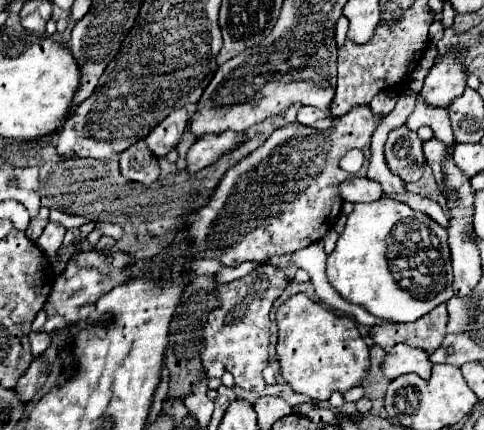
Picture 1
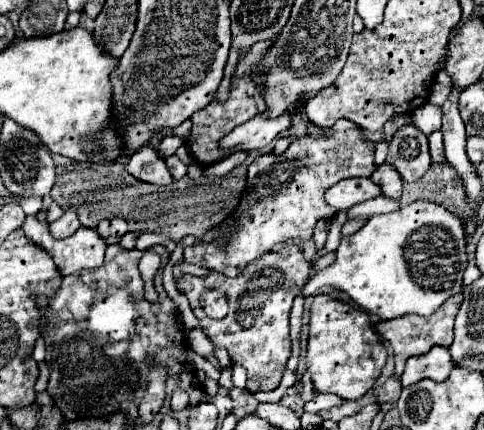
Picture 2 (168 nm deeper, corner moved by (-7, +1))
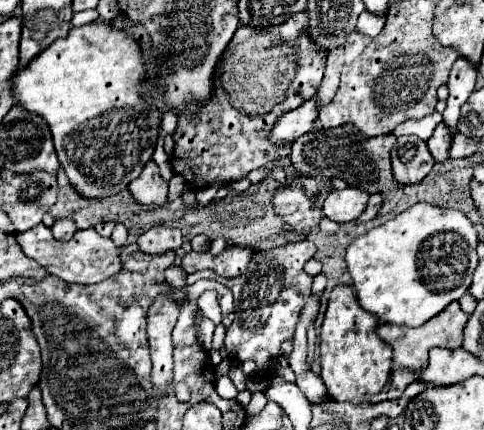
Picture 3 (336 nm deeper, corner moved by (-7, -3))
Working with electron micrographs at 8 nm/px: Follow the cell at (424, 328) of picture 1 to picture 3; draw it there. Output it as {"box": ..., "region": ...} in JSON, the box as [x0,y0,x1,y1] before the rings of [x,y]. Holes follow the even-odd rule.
{"box":[377,301,467,393],"region":[[[457,301],[447,305],[447,309],[437,313],[431,321],[423,323],[421,327],[397,327],[397,325],[389,325],[389,323],[381,323],[377,327],[377,335],[393,349],[391,389],[397,393],[403,393],[405,387],[415,381],[415,373],[427,365],[427,353],[431,347],[449,347],[449,349],[459,347],[465,323],[467,323],[467,313],[459,307]]]}

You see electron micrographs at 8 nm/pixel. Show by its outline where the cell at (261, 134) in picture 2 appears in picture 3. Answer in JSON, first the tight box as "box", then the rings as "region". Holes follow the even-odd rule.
{"box":[267,99,317,143],"region":[[[309,99],[301,107],[283,113],[277,119],[277,123],[273,125],[273,129],[267,135],[267,139],[271,143],[287,143],[287,141],[293,143],[297,137],[309,133],[311,123],[317,117],[317,111],[315,109],[317,109],[317,101],[315,99]]]}

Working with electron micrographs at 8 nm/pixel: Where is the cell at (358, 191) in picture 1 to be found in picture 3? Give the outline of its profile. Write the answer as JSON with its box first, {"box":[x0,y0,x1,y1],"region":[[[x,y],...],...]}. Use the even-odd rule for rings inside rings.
{"box":[323,187,369,221],"region":[[[347,187],[347,189],[335,189],[329,193],[329,197],[323,203],[323,213],[333,219],[333,221],[353,221],[357,219],[369,201],[369,193],[355,189],[355,187]]]}

